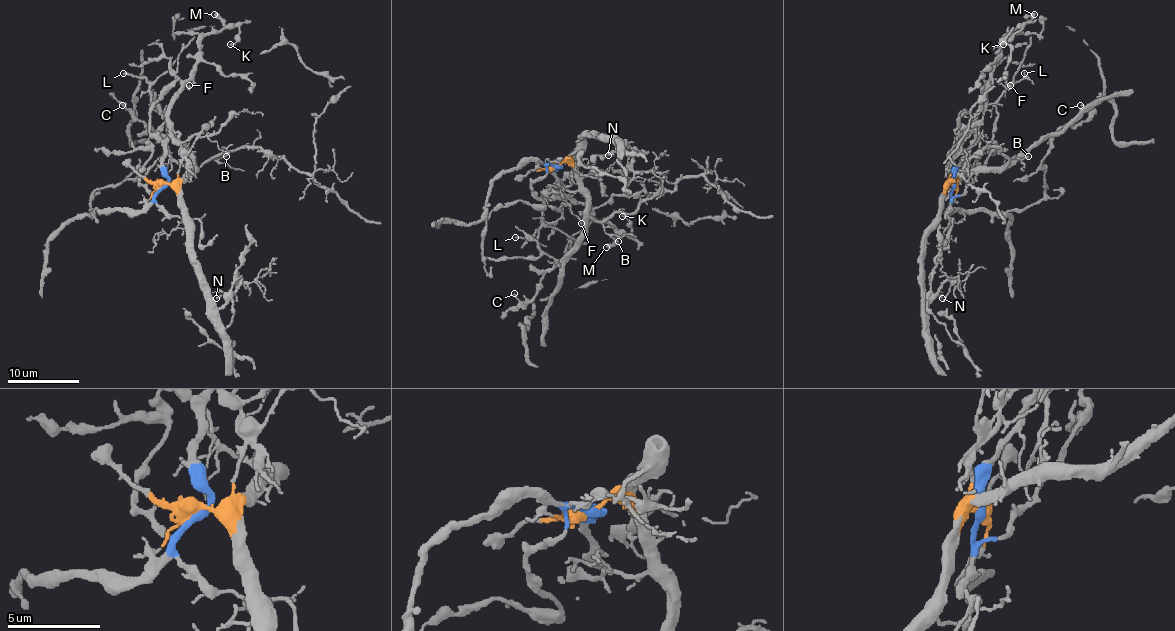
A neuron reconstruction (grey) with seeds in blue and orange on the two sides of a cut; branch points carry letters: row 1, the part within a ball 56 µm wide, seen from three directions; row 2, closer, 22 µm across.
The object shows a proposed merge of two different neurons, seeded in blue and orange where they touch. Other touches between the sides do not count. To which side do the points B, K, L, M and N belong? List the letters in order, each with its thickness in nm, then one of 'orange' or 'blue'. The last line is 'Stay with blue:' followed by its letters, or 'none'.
B: calibre 100 nm; orange
K: calibre 150 nm; blue
L: calibre 170 nm; orange
M: calibre 400 nm; blue
N: calibre 160 nm; orange
Stay with blue: K, M

